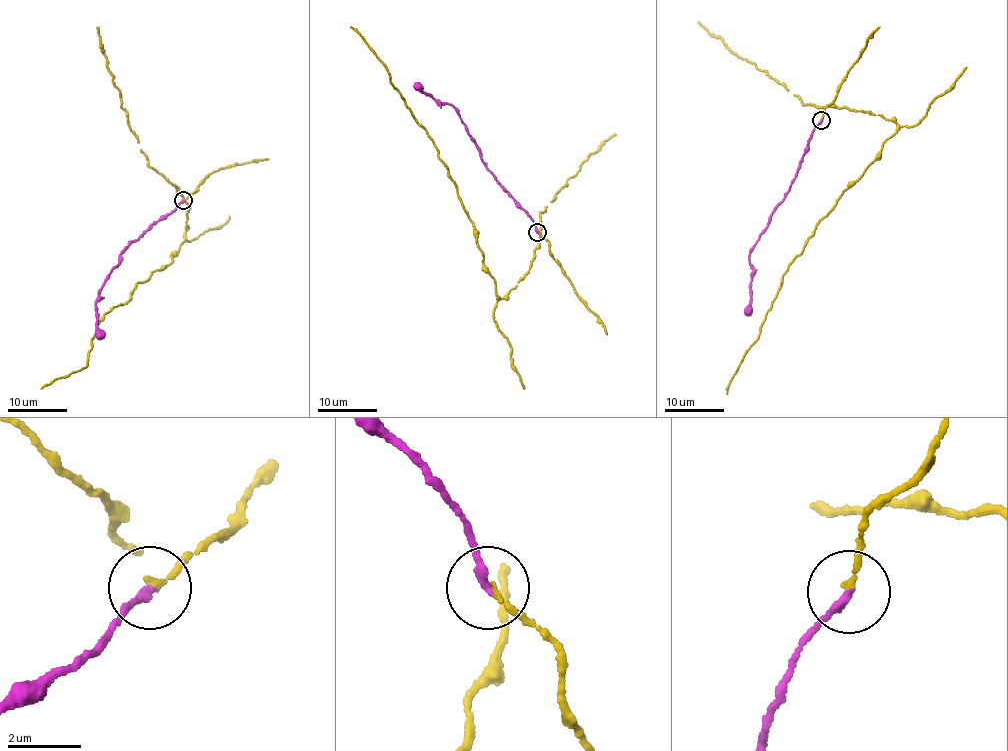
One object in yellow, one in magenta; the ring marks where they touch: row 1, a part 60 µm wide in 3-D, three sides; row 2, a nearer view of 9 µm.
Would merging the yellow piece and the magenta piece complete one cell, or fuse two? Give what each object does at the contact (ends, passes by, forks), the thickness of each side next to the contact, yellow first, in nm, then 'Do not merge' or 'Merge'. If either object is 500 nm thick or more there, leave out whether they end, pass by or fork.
At the ring yellow ends. At the ring magenta ends. Thickness 170 nm (yellow) against 240 nm. Merge

